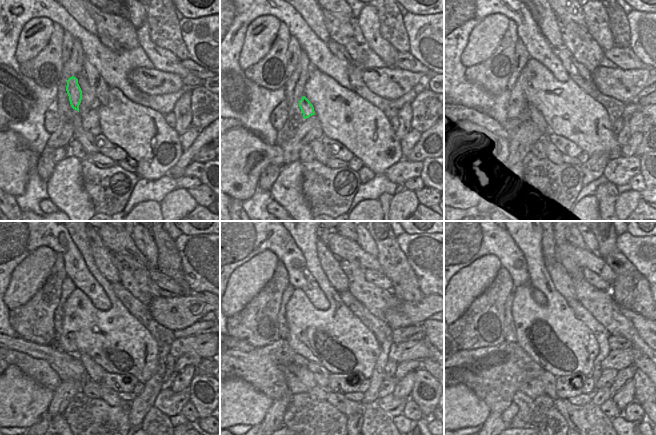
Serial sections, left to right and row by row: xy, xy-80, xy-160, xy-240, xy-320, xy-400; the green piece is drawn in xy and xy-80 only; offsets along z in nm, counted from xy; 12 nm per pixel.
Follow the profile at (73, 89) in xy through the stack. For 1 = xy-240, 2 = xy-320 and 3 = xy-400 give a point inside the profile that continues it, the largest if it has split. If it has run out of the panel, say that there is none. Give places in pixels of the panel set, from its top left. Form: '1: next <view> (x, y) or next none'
1: next xy-240 (95, 372)
2: next xy-320 (321, 375)
3: next xy-400 (548, 379)

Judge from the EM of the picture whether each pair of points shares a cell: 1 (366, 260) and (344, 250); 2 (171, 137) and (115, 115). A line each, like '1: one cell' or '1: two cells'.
1: one cell
2: one cell

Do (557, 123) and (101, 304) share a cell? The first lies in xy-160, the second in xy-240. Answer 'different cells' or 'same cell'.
different cells

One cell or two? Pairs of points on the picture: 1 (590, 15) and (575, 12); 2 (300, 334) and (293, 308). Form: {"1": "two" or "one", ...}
{"1": "two", "2": "one"}

